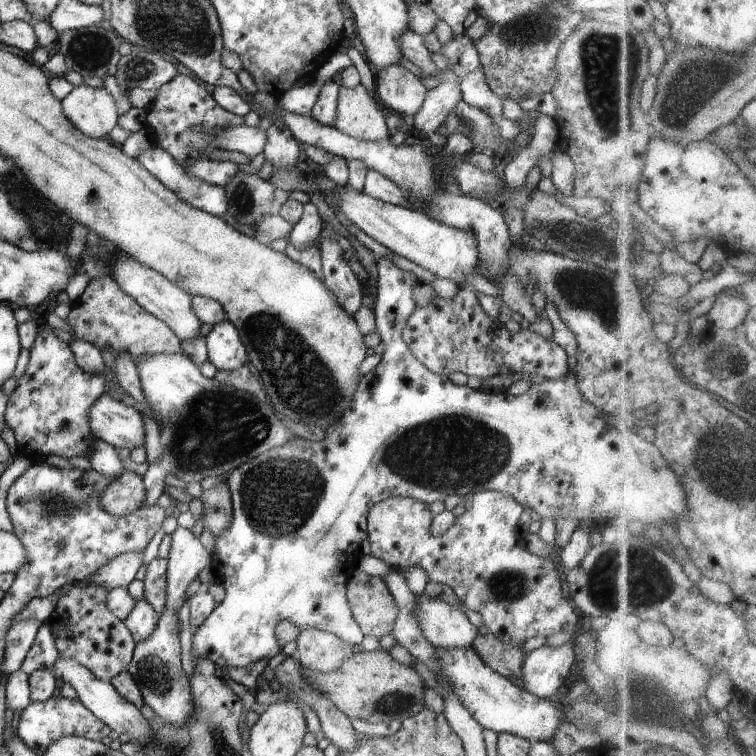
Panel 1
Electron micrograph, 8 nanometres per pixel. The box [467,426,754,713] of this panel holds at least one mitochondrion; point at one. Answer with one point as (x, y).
(633, 577)

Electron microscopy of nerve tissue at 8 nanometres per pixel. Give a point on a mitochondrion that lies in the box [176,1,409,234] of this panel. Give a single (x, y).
(243, 204)

